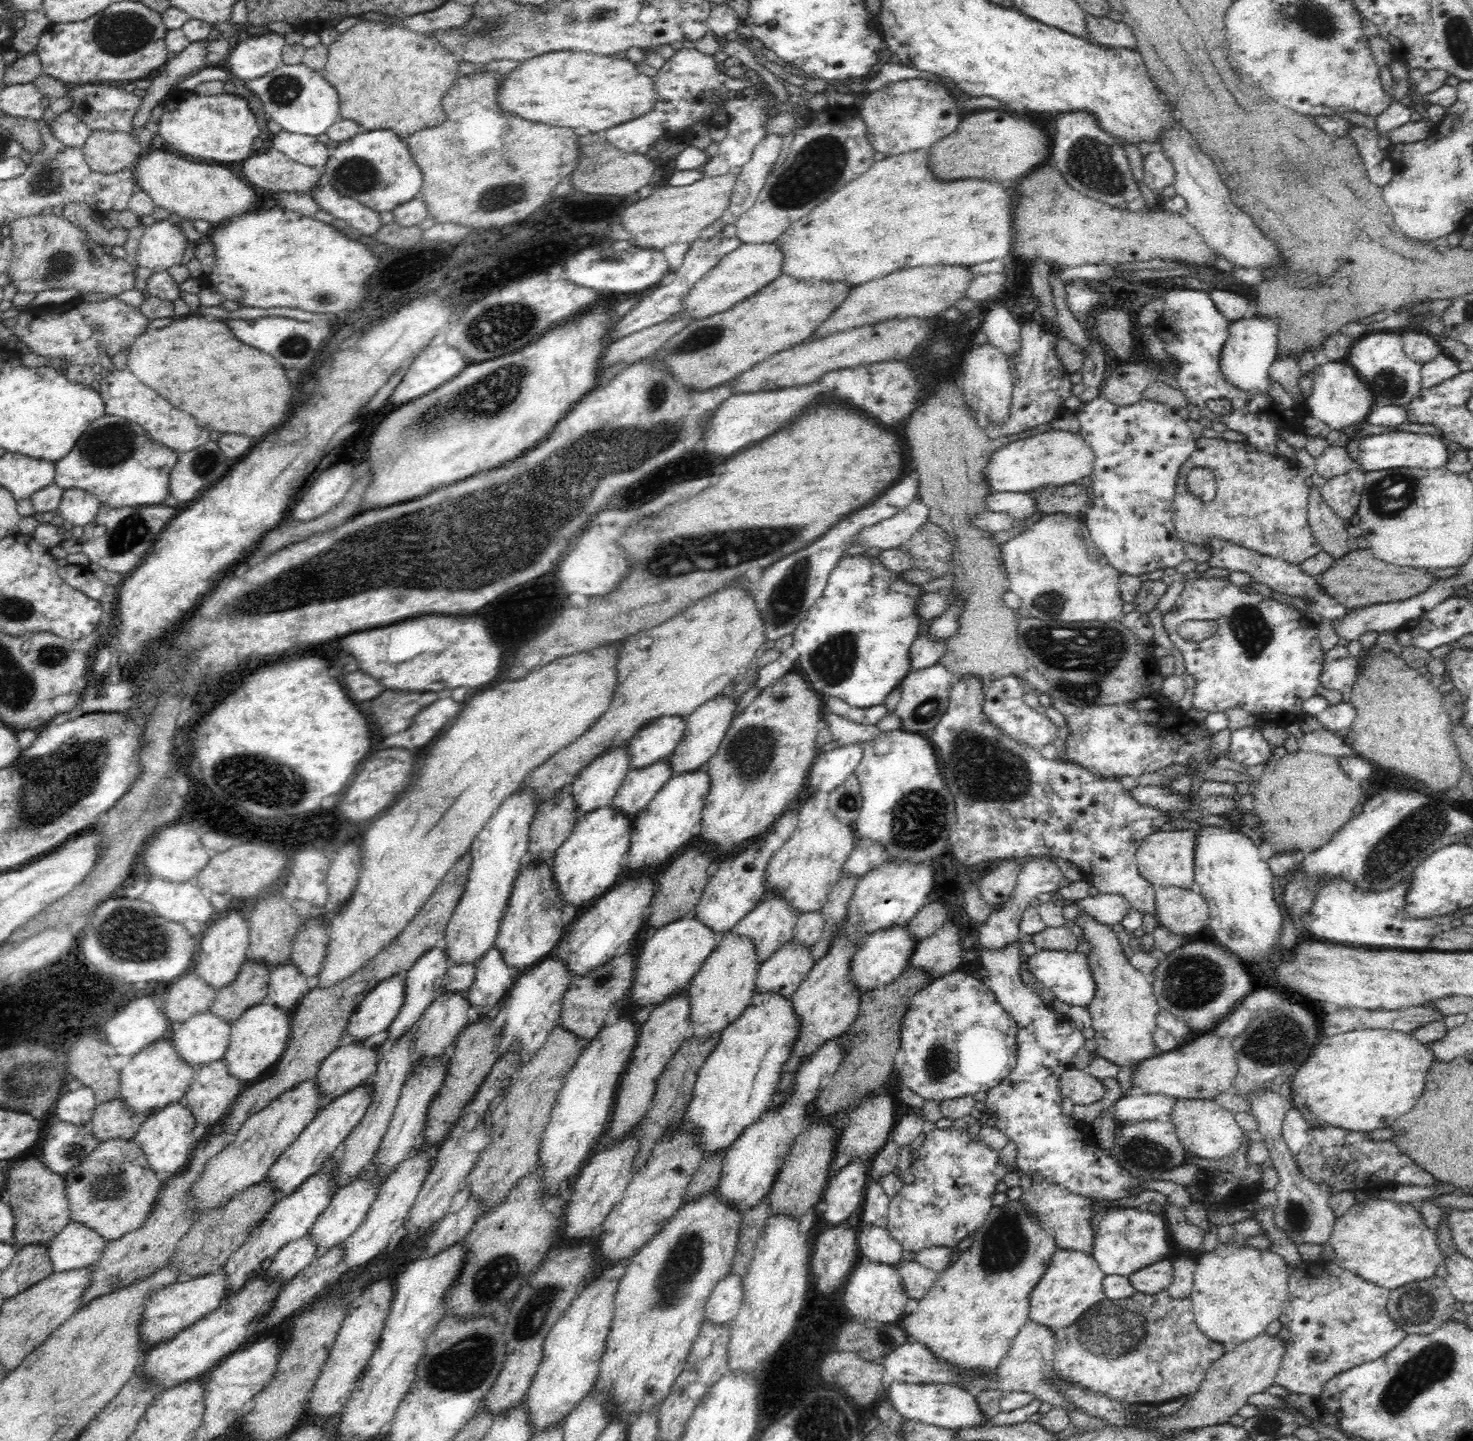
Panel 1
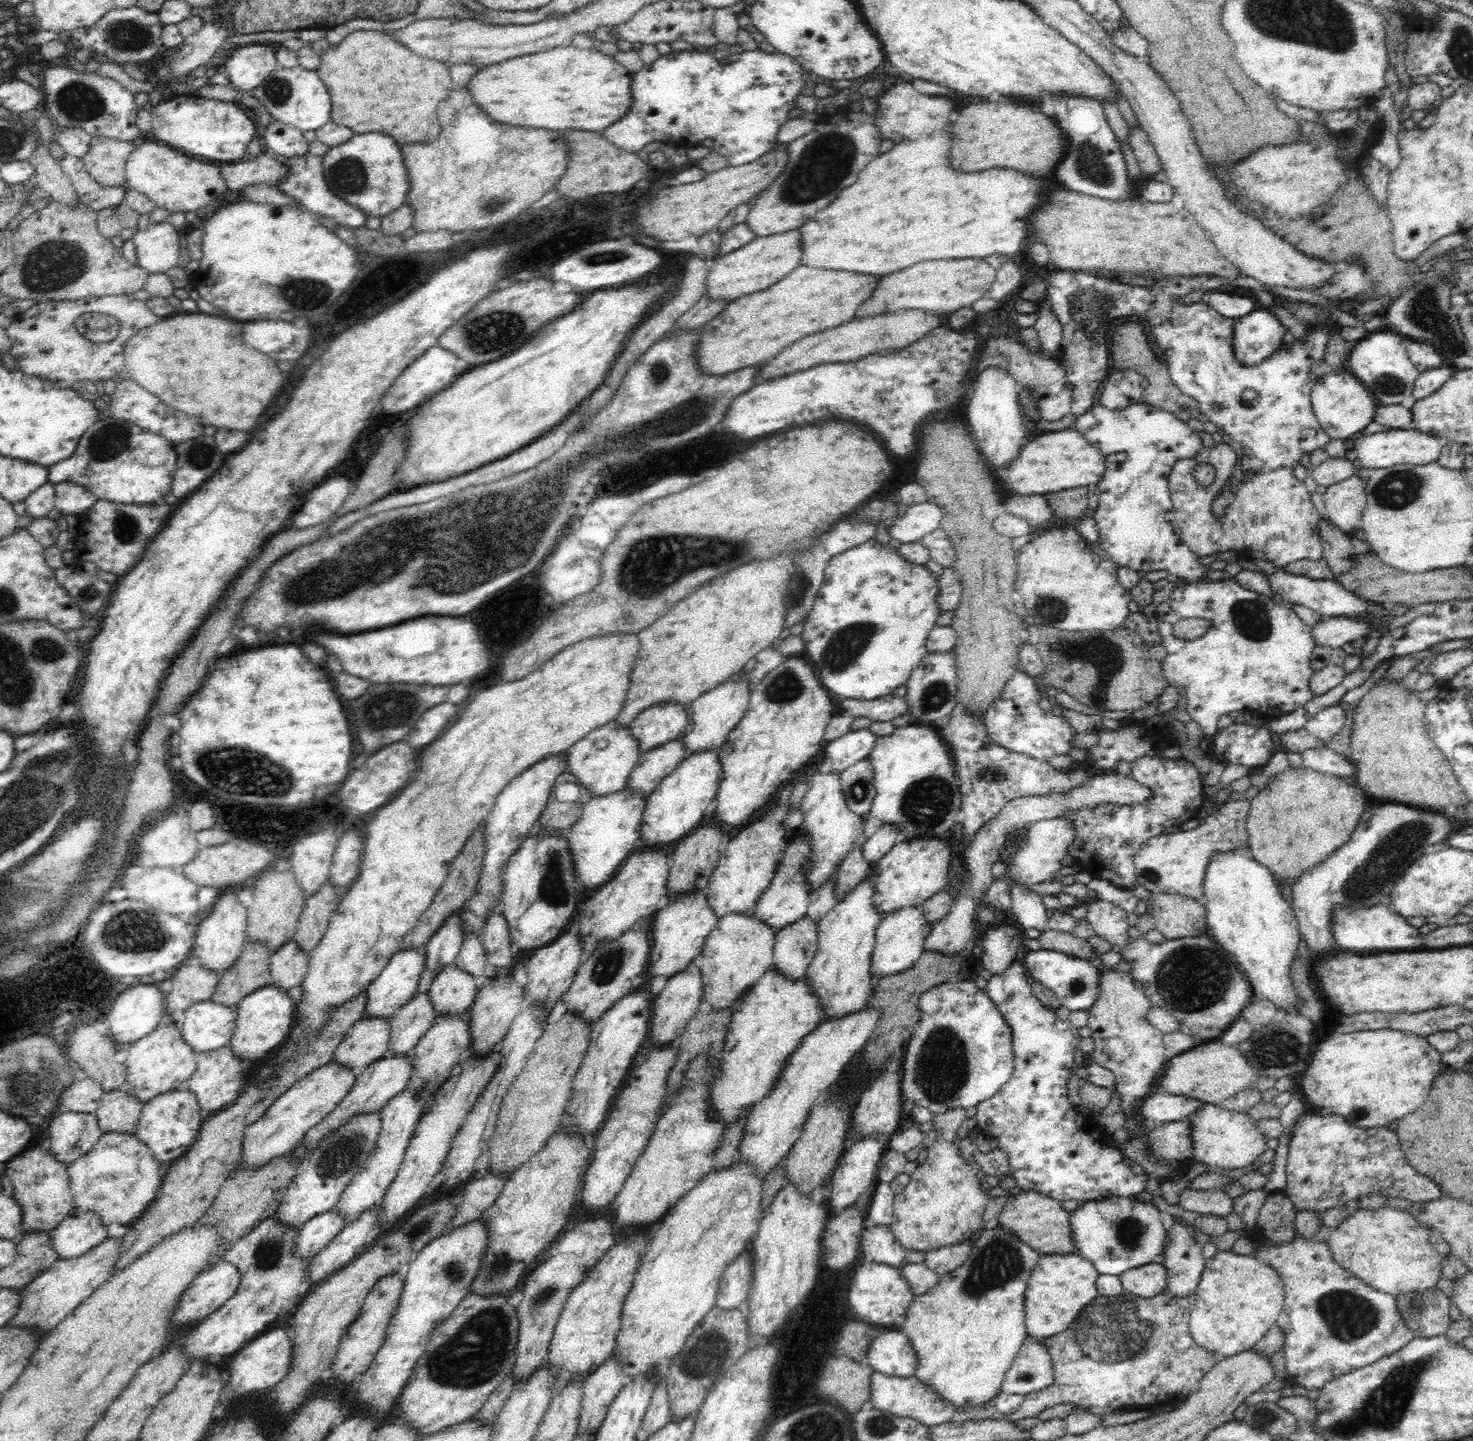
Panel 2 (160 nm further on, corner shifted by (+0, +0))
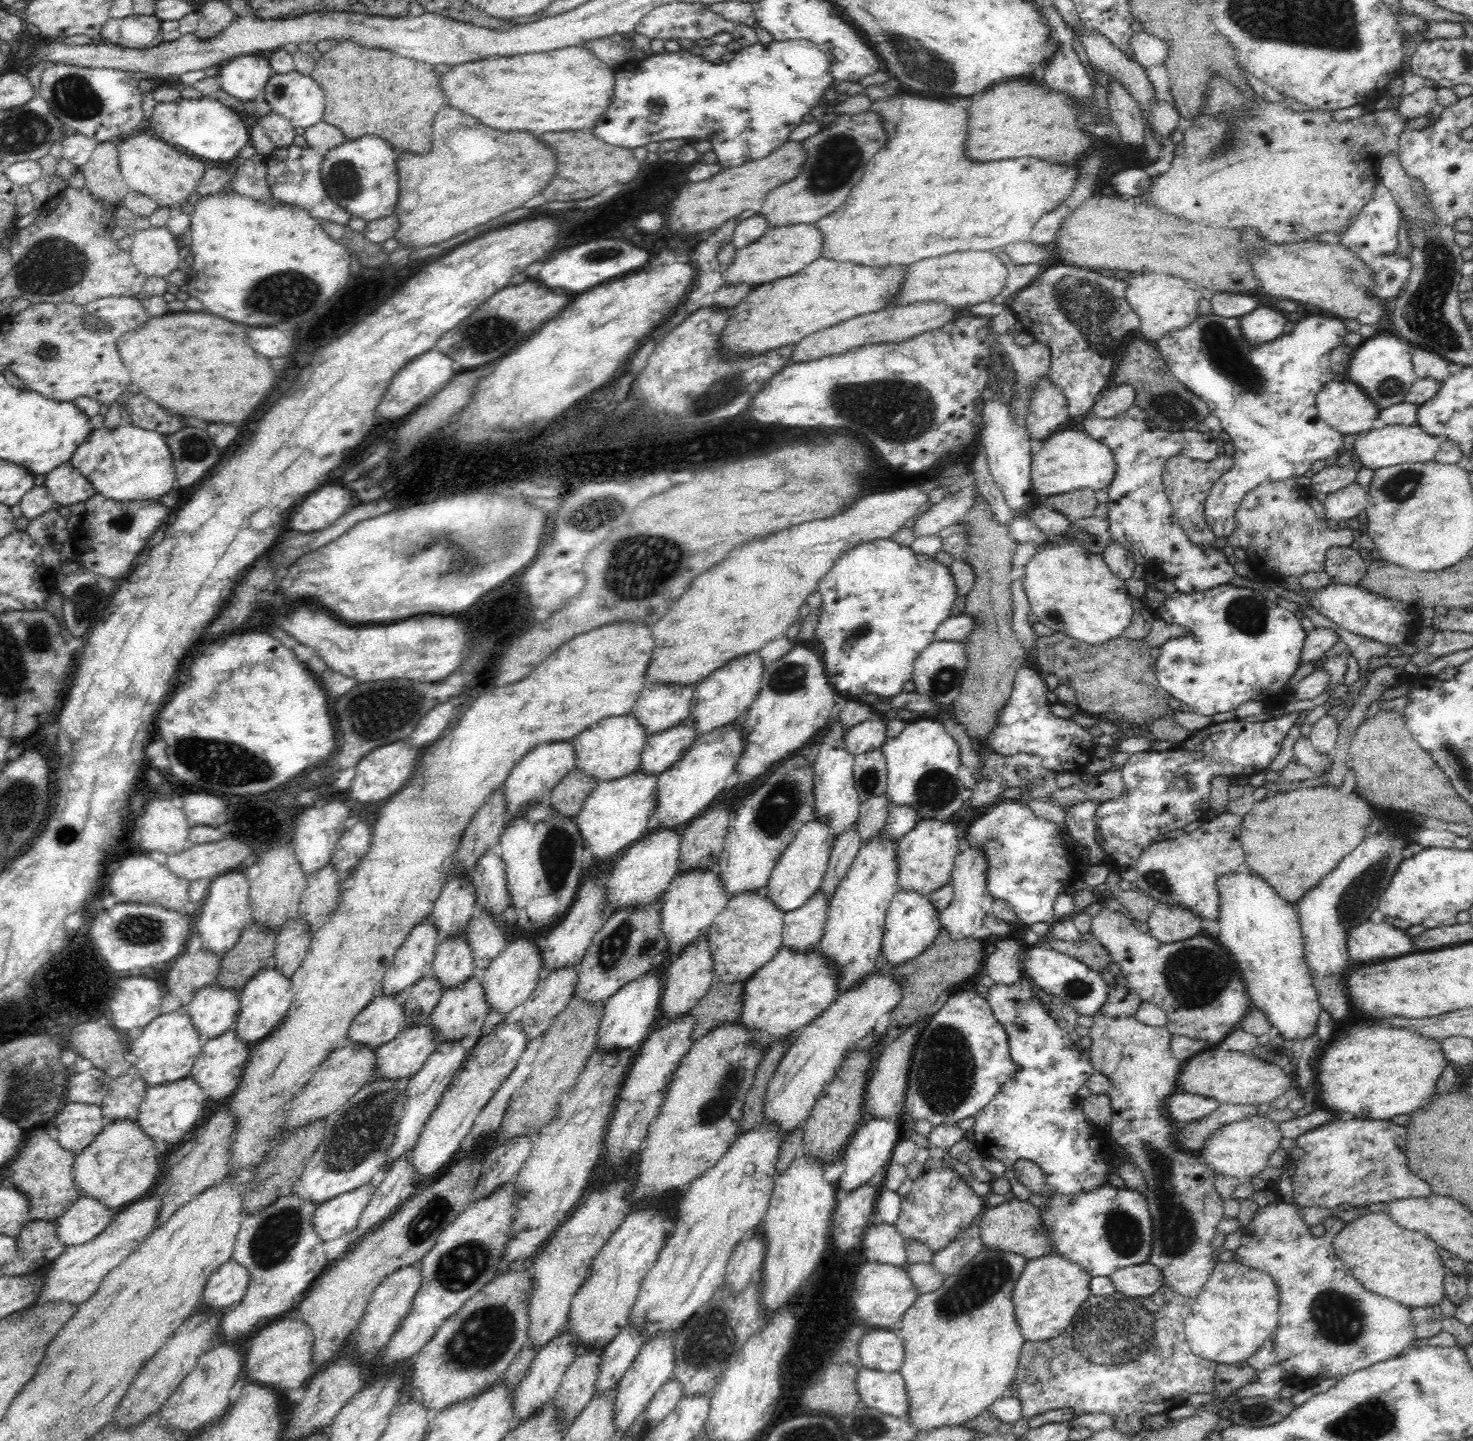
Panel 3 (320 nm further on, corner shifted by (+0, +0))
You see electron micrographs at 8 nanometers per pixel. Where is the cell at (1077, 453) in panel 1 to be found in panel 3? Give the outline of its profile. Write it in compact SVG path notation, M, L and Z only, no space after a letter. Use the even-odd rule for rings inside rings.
M1081 429L1055 432L1032 456L1032 488L1038 496L1064 494L1078 489L1106 490L1116 476L1116 460L1110 447Z

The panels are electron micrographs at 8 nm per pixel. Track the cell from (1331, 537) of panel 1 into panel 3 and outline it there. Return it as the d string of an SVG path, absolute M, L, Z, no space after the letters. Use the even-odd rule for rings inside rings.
M1332 546L1326 552L1324 571L1331 576L1332 583L1358 585L1366 574L1368 561L1364 561L1359 551L1352 549L1350 546Z

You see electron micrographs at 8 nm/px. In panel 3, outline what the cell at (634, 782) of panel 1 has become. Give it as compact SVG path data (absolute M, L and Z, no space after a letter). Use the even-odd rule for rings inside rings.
M688 717L668 730L647 737L640 771L648 775L662 774L686 754L698 735L692 717Z

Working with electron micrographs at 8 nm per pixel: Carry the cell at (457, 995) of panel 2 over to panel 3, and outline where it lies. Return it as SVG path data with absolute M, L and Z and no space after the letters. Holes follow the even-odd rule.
M464 934L437 944L431 974L440 981L442 990L458 986L475 974L474 955Z

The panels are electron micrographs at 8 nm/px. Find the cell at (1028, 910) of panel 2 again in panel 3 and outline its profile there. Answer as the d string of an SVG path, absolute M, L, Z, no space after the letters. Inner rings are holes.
M1003 799L988 806L968 828L966 840L972 848L981 848L988 857L988 878L986 879L987 891L994 899L1006 901L1011 909L1025 925L1034 922L1046 922L1052 924L1055 921L1054 902L1062 894L1064 888L1073 885L1076 880L1082 878L1079 867L1082 865L1073 850L1063 842L1060 826L1056 822L1050 822L1046 818L1039 818L1034 810L1025 802Z

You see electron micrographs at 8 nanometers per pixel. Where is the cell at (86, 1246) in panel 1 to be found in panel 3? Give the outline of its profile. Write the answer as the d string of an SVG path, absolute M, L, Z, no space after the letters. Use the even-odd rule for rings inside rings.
M81 1194L56 1219L58 1238L66 1247L90 1242L112 1222L116 1213L116 1210L110 1210L104 1203Z

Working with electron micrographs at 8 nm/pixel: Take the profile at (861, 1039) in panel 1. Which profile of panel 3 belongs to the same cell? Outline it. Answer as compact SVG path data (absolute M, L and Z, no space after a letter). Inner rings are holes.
M941 929L933 944L922 954L895 966L894 978L902 985L902 998L891 1012L887 1038L896 1038L900 1030L908 1030L914 1021L928 1018L926 1012L936 999L952 993L954 987L960 986L961 982L968 982L968 978L972 978L976 970L980 970L985 957L982 940L953 940L947 930Z

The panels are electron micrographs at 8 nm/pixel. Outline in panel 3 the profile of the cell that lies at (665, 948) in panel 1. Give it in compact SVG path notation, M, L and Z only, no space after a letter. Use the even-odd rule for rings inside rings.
M716 869L678 872L661 898L661 932L668 940L666 951L671 959L682 953L691 942L696 941L696 938L700 938L702 934L707 934L712 926L712 921L729 901L724 883L720 881Z

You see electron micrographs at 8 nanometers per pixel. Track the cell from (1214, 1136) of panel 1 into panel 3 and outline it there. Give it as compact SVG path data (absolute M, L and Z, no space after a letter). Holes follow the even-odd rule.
M1256 1115L1216 1128L1212 1136L1208 1136L1208 1140L1204 1142L1201 1155L1216 1174L1250 1180L1268 1166L1268 1158L1274 1150L1280 1148L1282 1138L1278 1123L1262 1115Z

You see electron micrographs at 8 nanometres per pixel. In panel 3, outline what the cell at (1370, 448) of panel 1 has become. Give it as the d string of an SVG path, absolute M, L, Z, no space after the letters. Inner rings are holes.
M1418 424L1410 426L1390 425L1374 428L1358 435L1358 438L1354 440L1353 451L1360 457L1360 462L1371 469L1386 468L1405 463L1423 464L1424 462L1435 461L1442 440L1444 438L1424 432Z

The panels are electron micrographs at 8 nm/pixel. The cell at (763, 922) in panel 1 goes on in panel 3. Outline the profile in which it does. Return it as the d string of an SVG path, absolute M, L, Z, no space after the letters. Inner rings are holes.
M820 820L804 824L786 847L772 871L766 886L766 895L784 914L800 908L818 889L827 870L832 848L837 836L833 829Z

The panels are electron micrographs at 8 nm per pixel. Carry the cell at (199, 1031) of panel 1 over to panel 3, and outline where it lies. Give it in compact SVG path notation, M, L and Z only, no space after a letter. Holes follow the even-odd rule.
M216 981L196 991L186 1007L203 1041L219 1037L227 1030L236 1030L240 996L241 991L224 989Z

